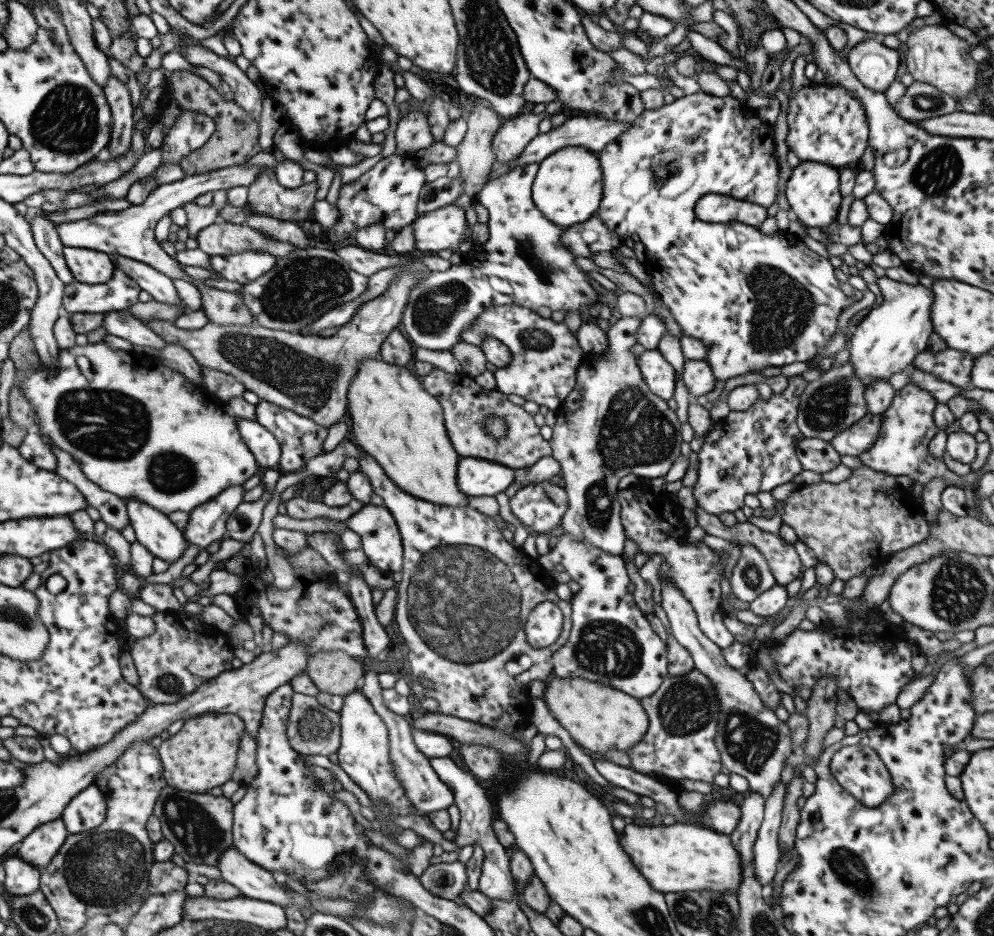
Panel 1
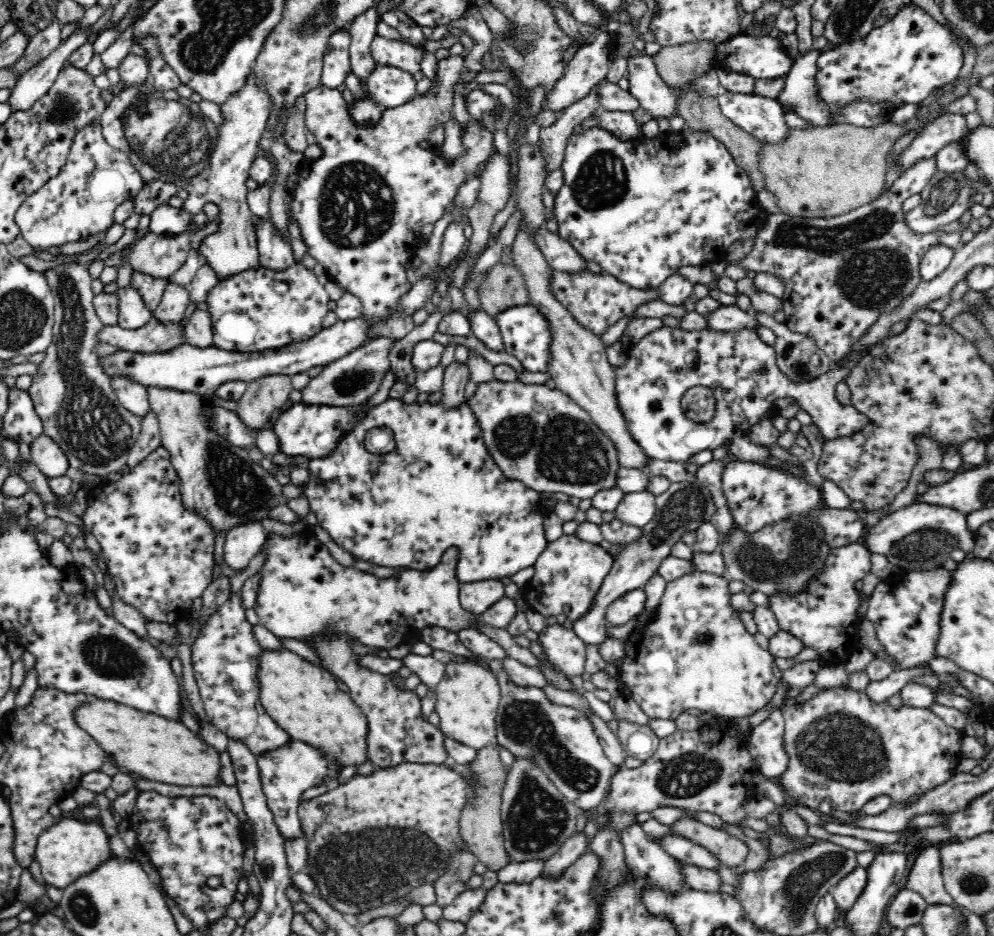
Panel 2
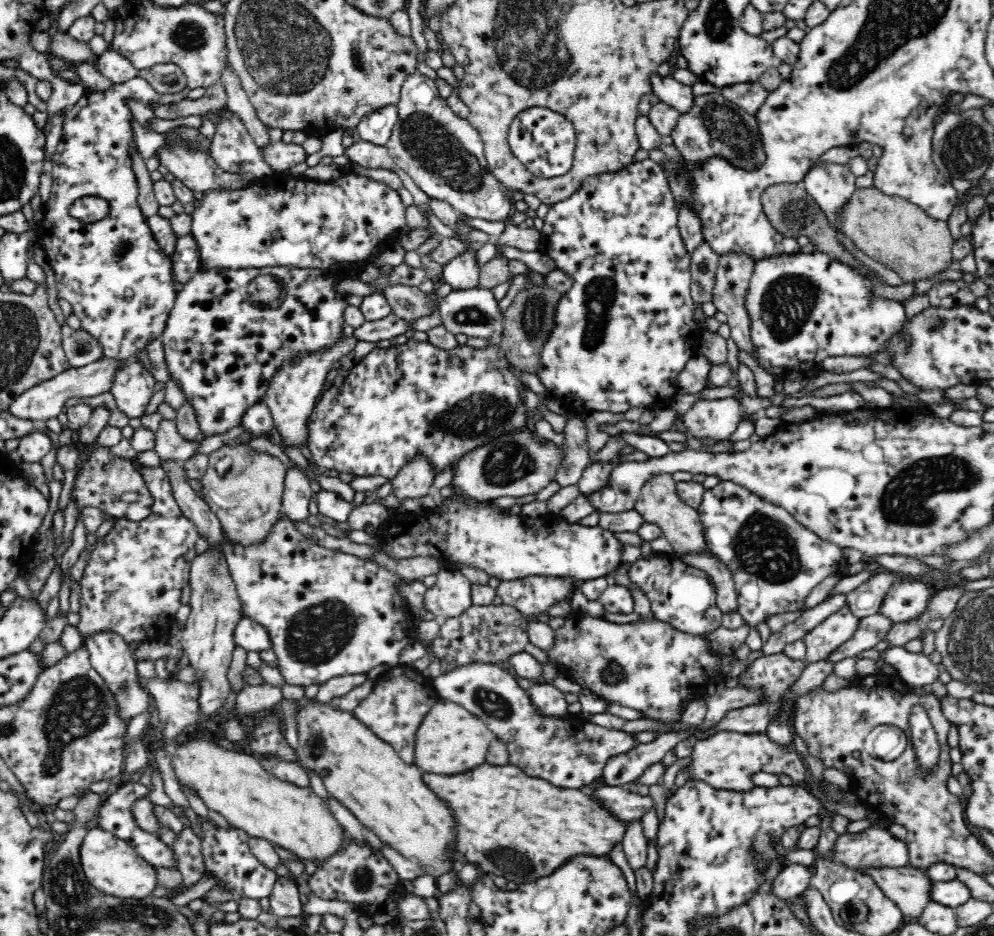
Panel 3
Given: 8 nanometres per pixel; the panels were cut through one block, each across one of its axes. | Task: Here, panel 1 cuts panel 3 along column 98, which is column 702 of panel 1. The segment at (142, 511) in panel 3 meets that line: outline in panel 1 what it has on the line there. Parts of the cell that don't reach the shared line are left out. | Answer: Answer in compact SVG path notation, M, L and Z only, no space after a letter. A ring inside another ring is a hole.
M800 375L788 377L789 383L782 394L773 394L770 399L759 399L744 411L730 412L723 420L716 420L714 428L709 432L706 441L698 452L698 478L693 486L693 495L697 506L718 516L723 512L733 513L744 506L746 494L771 492L776 486L790 482L794 476L802 472L801 462L798 460L795 448L797 442L805 436L797 425L797 411L800 395L804 392L808 382Z

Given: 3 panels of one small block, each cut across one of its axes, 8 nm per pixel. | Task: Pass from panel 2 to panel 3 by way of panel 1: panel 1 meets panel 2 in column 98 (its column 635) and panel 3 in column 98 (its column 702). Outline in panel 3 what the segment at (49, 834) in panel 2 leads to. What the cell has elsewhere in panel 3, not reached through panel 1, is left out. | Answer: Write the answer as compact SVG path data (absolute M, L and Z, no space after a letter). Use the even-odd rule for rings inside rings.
M99 826L87 830L80 844L80 860L83 874L93 890L103 894L122 899L144 899L150 897L158 886L156 868L146 862L126 841L116 838L115 834Z

